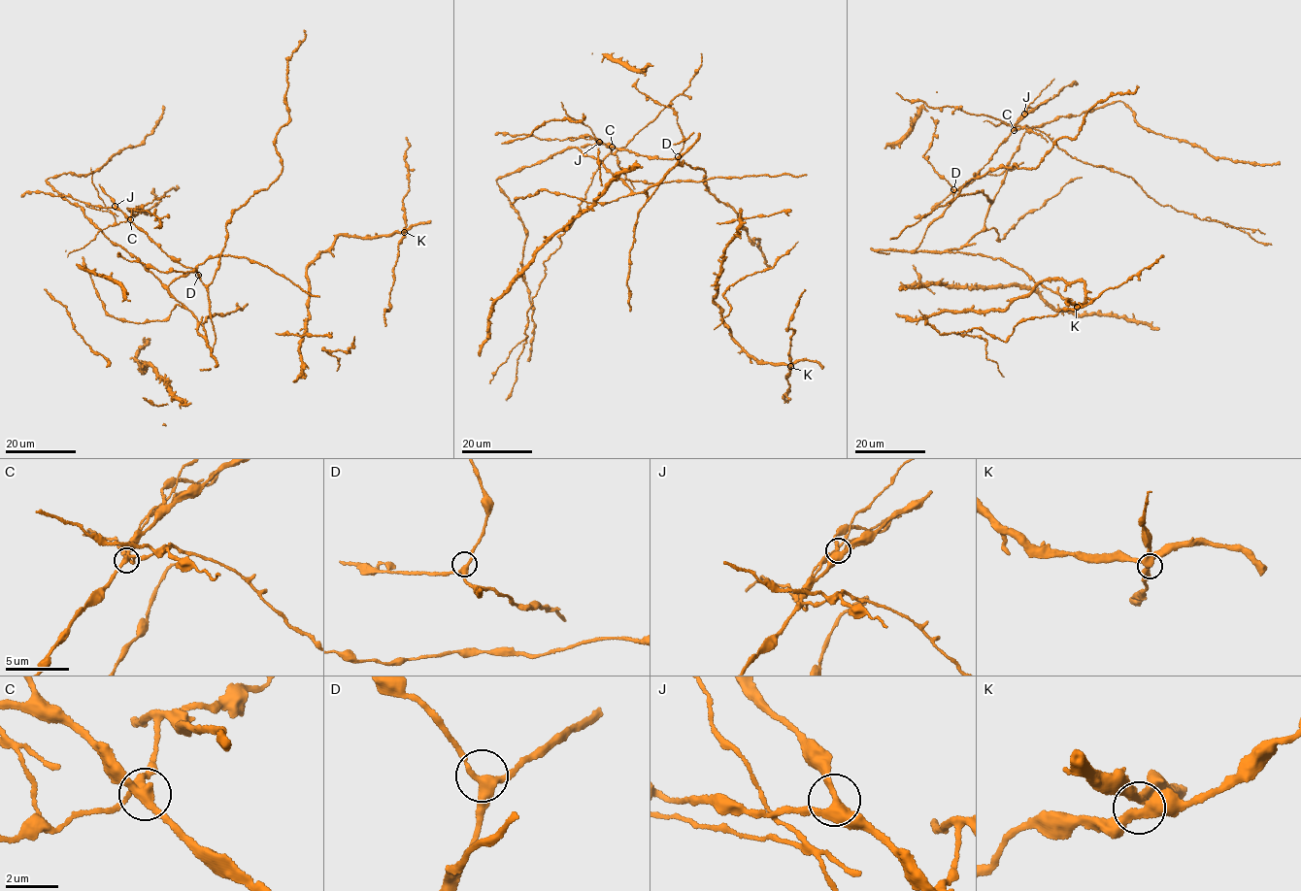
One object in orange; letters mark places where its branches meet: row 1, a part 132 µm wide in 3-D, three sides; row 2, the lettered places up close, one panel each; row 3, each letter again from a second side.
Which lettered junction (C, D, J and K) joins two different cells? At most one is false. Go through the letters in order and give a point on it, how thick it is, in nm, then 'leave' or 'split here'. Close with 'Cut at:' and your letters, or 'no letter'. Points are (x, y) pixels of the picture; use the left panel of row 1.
C: at (130, 219); 320 nm thick; split here
D: at (198, 275); 320 nm thick; leave
J: at (115, 206); 360 nm thick; leave
K: at (404, 232); 340 nm thick; leave
Cut at: C

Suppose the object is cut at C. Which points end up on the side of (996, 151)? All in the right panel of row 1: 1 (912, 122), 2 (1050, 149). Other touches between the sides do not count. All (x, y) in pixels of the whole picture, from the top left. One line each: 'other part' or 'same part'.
1: same part
2: same part

